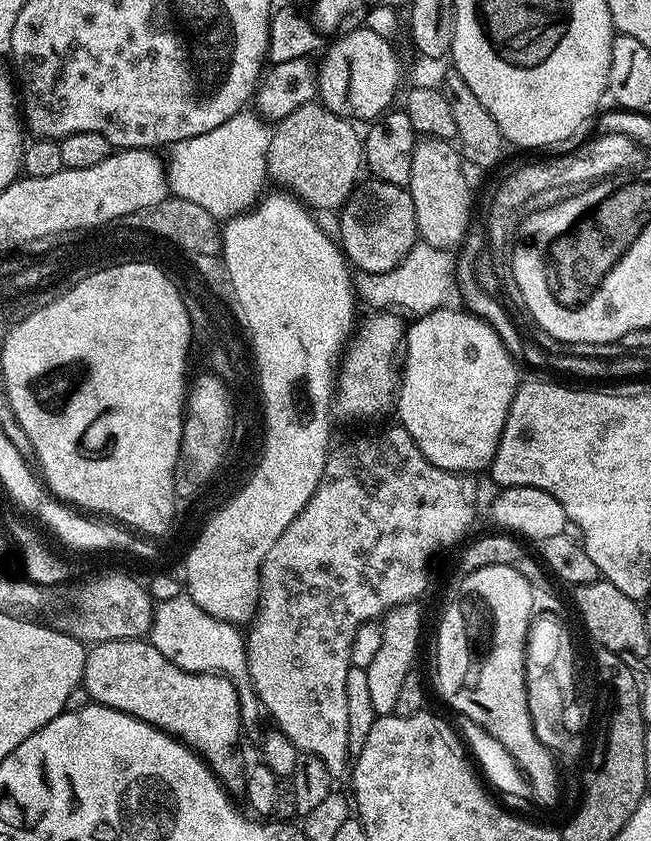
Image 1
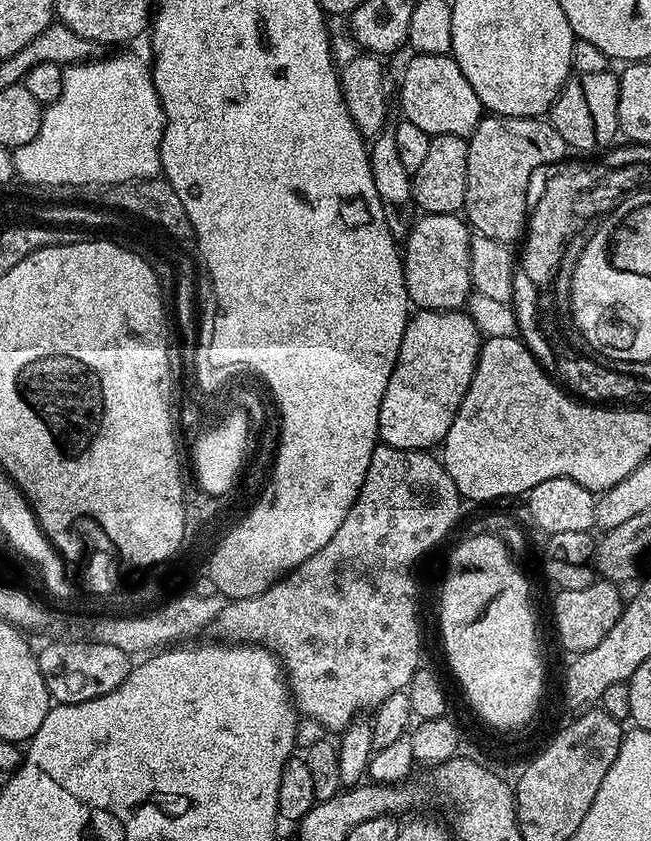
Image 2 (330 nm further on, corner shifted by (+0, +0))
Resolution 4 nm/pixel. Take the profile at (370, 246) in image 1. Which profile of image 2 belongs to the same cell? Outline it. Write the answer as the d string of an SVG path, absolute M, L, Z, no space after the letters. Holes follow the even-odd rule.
M424 214L413 223L407 240L402 244L402 259L408 299L417 309L425 312L455 312L467 305L468 297L474 291L470 272L472 237L465 217L460 214Z

